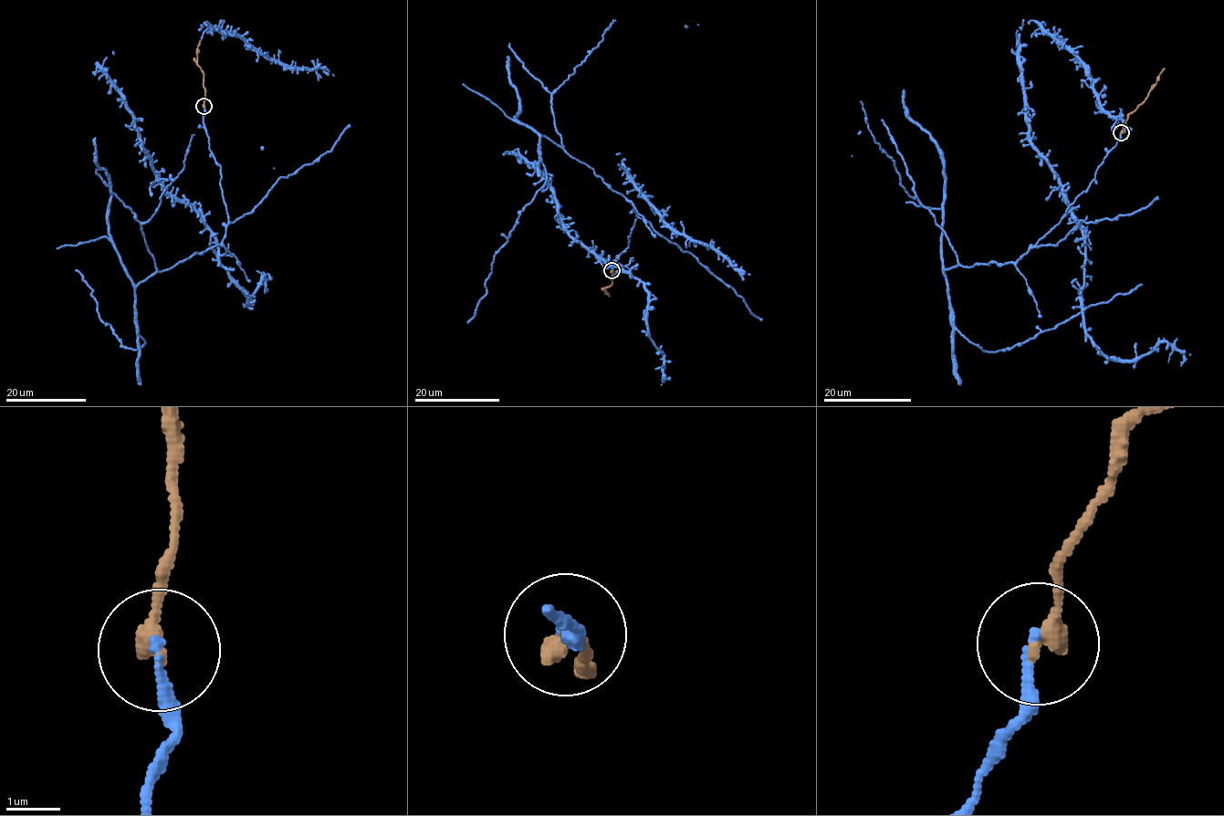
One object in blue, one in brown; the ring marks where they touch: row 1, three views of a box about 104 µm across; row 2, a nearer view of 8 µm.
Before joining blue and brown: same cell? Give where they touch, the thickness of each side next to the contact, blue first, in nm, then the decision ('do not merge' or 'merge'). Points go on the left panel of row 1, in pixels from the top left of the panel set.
place (204, 106); calibres 150 and 360 nm; merge

